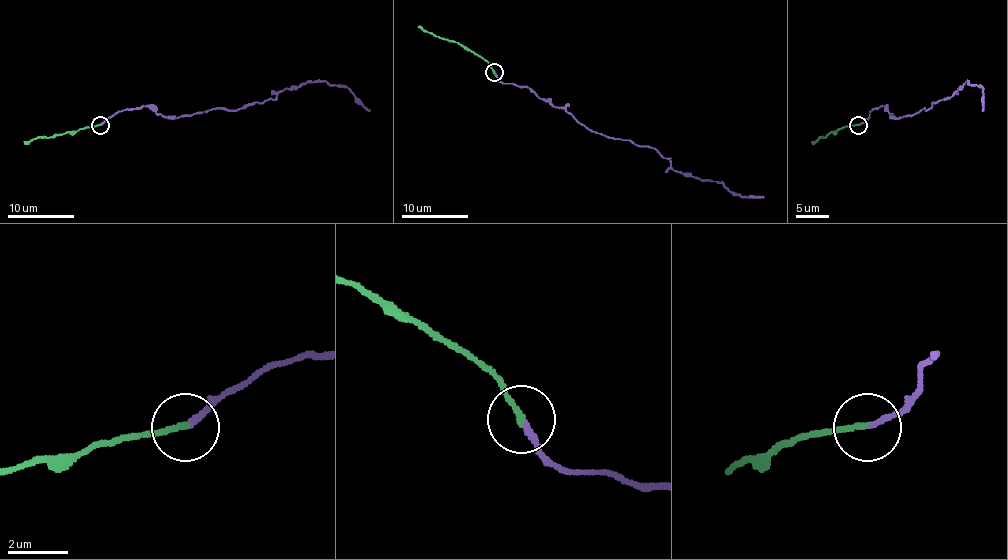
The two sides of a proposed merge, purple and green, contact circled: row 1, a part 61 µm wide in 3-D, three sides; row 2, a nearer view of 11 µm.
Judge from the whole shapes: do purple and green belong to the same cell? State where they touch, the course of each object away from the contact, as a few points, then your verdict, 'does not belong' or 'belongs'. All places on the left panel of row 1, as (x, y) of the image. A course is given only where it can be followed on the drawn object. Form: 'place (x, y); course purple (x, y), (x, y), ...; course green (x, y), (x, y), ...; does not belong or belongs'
place (100, 125); course purple (101, 125), (144, 105), (184, 117), (237, 110), (319, 80), (348, 89), (369, 110); course green (99, 125), (23, 142); belongs

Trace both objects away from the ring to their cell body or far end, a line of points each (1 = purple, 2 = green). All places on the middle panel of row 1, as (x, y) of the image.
1: (495, 72), (503, 84), (526, 85), (607, 137), (655, 148), (674, 170), (718, 181), (742, 196), (763, 198)
2: (493, 72), (483, 59), (457, 42), (430, 34), (417, 26)

